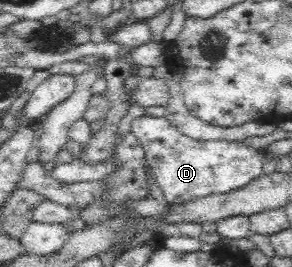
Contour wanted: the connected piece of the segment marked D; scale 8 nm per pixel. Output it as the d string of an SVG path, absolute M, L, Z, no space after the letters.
M141 116L131 119L131 133L142 145L147 164L151 166L151 170L155 174L155 178L157 178L157 184L165 194L165 200L169 204L183 205L183 203L199 199L199 197L207 197L215 193L229 193L247 186L251 181L262 175L265 160L263 160L263 156L259 151L245 147L242 142L195 141L181 134L163 116Z

